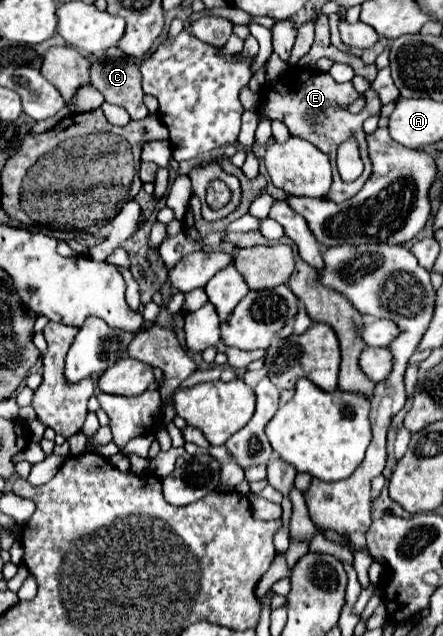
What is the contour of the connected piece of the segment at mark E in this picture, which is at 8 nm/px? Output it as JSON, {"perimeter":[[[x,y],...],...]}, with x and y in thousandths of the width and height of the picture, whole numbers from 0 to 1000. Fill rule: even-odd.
{"perimeter":[[[677,105],[655,108],[655,115],[632,131],[623,131],[619,137],[600,137],[600,143],[605,143],[600,149],[591,143],[591,165],[587,165],[600,175],[600,181],[609,187],[632,187],[650,200],[659,212],[682,215],[682,219],[709,225],[722,237],[740,241],[749,261],[752,285],[745,300],[736,303],[736,313],[745,313],[754,319],[772,319],[772,316],[795,313],[817,297],[817,291],[826,288],[826,281],[840,272],[840,253],[835,253],[835,244],[831,242],[831,225],[826,225],[826,212],[822,212],[817,193],[831,184],[858,178],[862,162],[853,156],[853,146],[831,140],[822,146],[822,159],[826,159],[822,171],[813,178],[792,178],[781,173],[781,168],[799,162],[813,153],[813,146],[804,146],[790,131],[758,131],[740,115],[713,112],[713,108],[677,108]],[[790,212],[804,212],[813,244],[822,256],[822,272],[799,288],[772,285],[758,267],[758,234],[763,234],[763,225],[781,222]]]}

